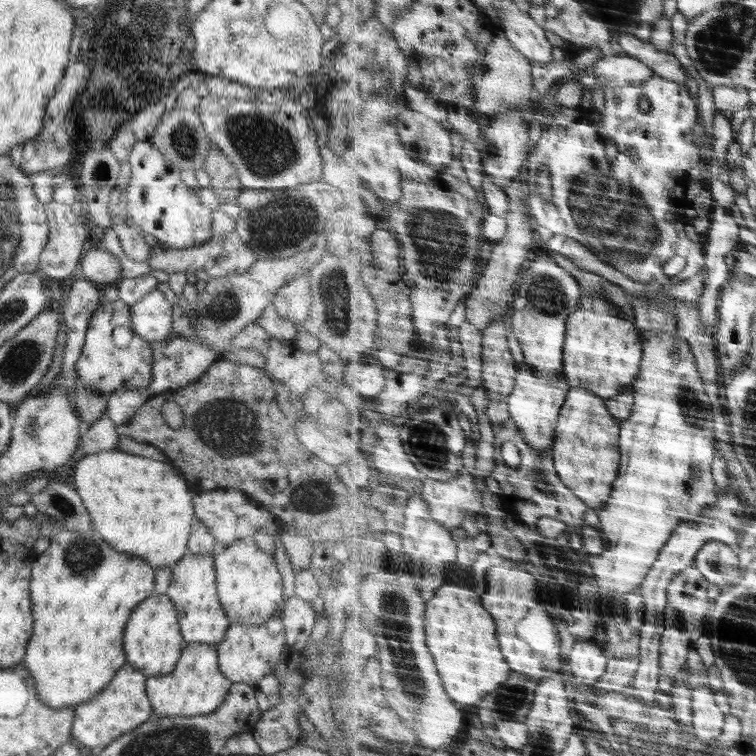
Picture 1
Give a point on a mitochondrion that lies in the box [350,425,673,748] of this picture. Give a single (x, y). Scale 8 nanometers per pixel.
(411, 687)

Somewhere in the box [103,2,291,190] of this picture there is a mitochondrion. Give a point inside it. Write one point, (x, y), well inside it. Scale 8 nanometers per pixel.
(184, 139)

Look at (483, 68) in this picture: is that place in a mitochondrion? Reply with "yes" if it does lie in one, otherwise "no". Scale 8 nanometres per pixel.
no

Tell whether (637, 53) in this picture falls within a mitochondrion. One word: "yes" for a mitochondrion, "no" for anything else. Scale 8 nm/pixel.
no

